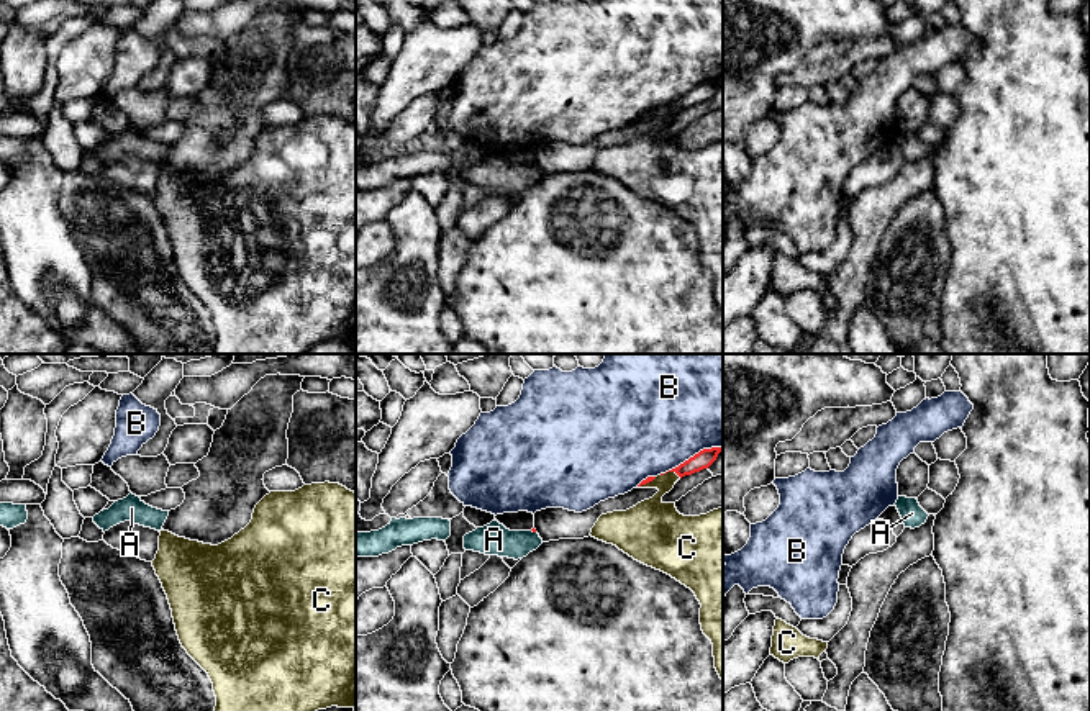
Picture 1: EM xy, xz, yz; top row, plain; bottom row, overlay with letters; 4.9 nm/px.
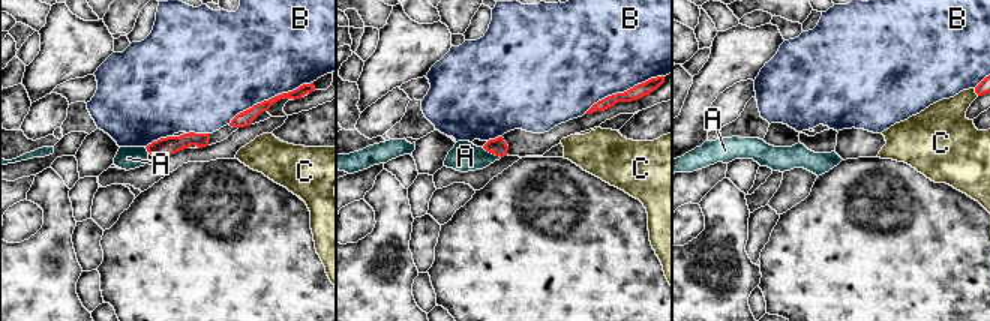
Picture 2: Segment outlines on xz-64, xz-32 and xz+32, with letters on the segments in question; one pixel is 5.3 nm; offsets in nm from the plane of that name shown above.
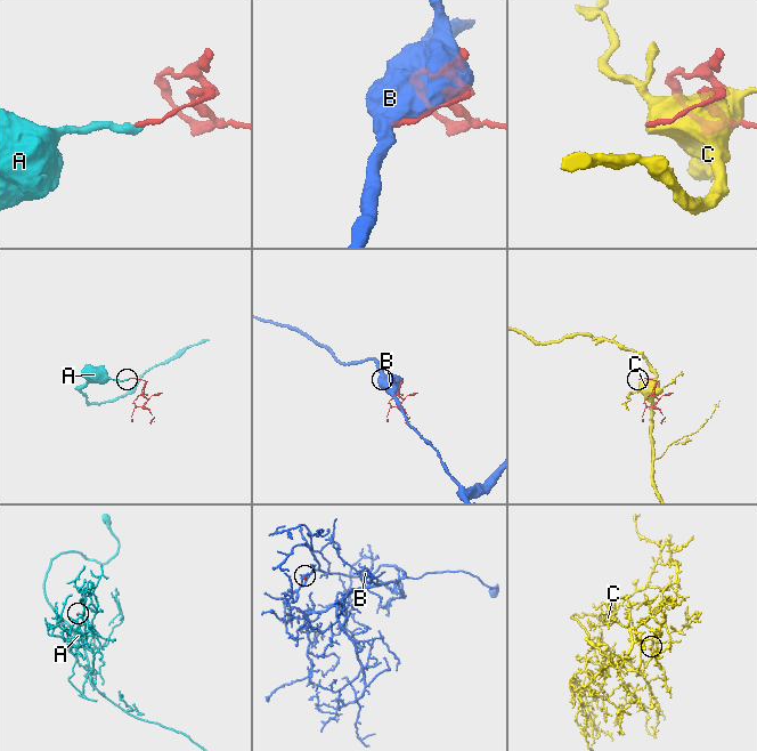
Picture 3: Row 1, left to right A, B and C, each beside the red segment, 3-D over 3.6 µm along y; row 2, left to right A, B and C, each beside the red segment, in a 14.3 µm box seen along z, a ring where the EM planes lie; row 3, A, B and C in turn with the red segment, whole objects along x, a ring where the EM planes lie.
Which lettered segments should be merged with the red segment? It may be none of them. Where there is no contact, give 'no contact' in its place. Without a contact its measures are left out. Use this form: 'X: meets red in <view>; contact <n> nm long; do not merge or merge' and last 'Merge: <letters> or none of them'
A: meets red in xz; contact 30 nm long; do not merge
B: meets red in xz; contact 340 nm long; do not merge
C: meets red in xz; contact 110 nm long; do not merge
Merge: none of them

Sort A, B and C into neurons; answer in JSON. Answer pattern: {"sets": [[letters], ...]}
{"sets": [["A"], ["B"], ["C"]]}

